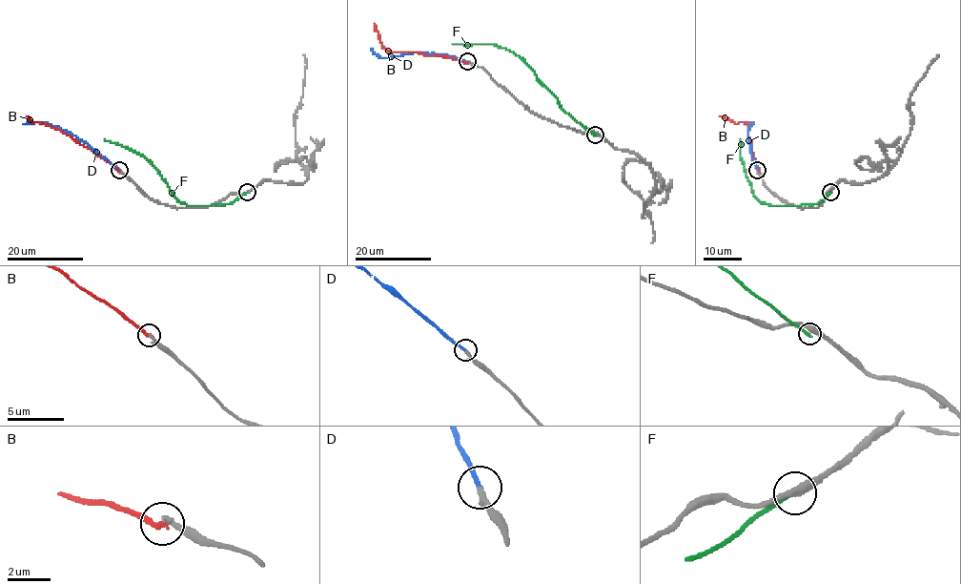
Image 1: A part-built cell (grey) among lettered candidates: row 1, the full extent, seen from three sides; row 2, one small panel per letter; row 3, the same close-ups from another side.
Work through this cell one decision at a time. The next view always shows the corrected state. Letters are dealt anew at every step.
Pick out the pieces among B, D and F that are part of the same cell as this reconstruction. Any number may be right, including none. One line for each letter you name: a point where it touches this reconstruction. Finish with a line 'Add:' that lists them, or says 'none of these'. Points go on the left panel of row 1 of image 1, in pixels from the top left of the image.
D: Touches grey at (119, 170)
Add: D

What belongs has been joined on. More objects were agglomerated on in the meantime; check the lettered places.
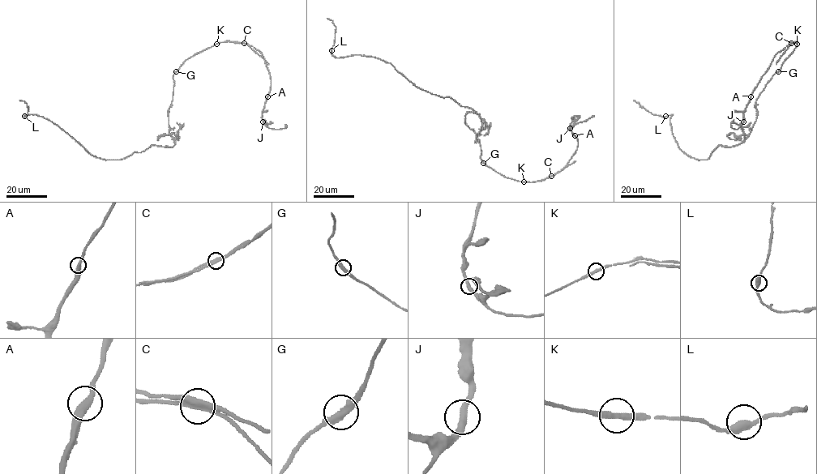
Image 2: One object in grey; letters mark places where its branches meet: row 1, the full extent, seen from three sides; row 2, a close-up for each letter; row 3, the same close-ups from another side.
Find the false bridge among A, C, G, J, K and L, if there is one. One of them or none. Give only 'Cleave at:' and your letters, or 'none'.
Cleave at: C

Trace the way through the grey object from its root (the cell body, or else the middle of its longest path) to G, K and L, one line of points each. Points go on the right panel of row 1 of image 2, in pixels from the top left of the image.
G: (757, 117), (757, 98), (778, 71)
K: (757, 117), (757, 98), (797, 44)
L: (757, 117), (740, 143), (719, 145), (707, 160), (698, 160), (678, 147), (669, 121), (673, 114), (665, 116)

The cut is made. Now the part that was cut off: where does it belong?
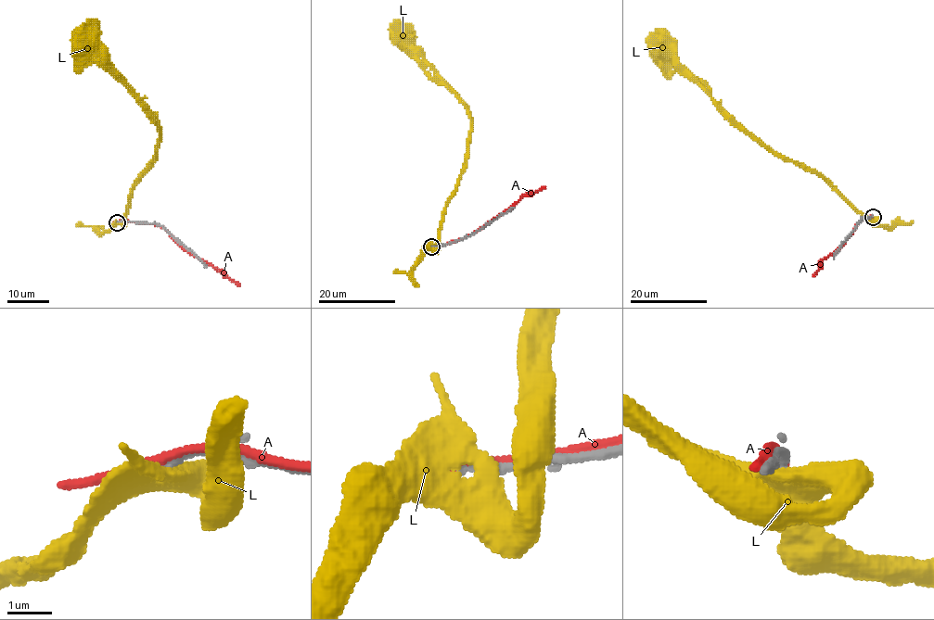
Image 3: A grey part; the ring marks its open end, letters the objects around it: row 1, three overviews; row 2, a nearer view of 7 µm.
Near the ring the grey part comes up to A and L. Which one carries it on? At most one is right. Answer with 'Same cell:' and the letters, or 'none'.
Same cell: none

